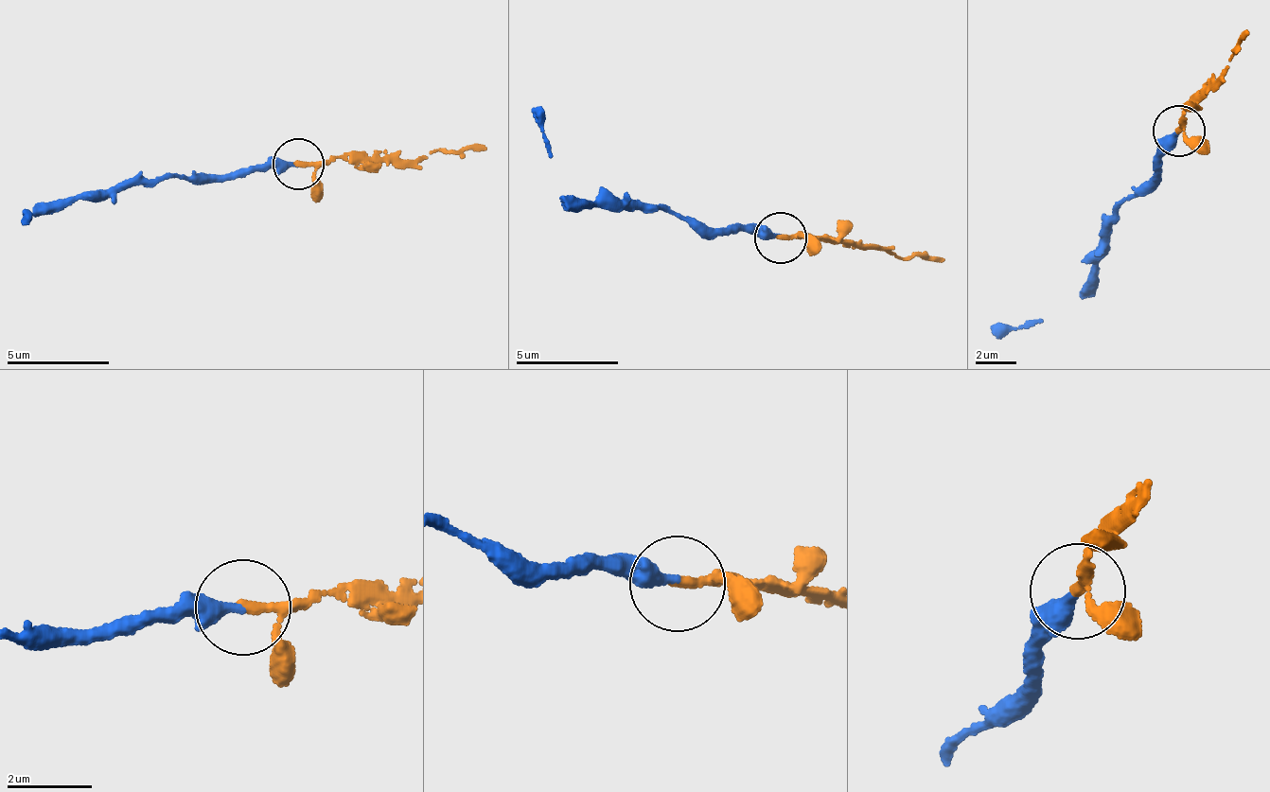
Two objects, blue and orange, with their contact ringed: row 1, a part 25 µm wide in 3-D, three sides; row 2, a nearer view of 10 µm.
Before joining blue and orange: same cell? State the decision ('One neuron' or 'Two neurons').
One neuron

